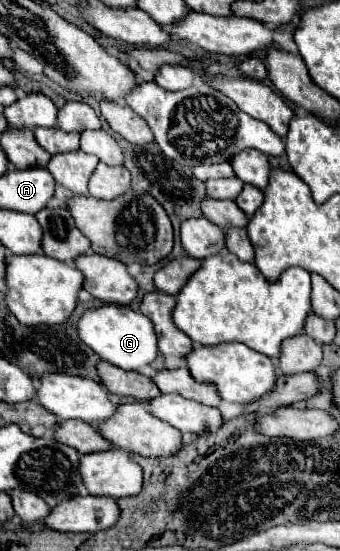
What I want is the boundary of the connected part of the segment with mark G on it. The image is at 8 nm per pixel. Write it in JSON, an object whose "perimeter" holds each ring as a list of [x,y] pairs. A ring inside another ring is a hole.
{"perimeter":[[[104,304],[86,312],[78,322],[78,334],[102,360],[124,370],[140,370],[152,364],[158,356],[158,336],[154,326],[146,316],[142,316],[142,312],[136,312],[130,306]]]}

